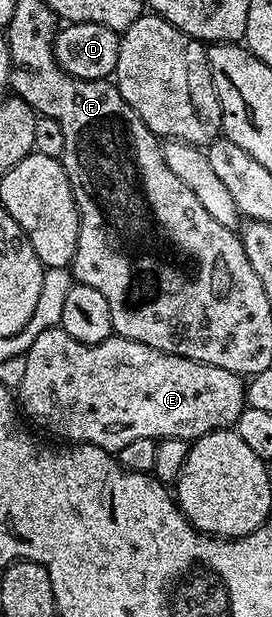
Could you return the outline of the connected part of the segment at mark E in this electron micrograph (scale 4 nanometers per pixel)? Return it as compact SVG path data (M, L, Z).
M61 326L49 328L32 342L24 363L18 392L16 388L21 411L54 436L67 436L67 441L75 444L100 446L111 454L128 446L128 442L136 442L136 438L152 438L156 442L162 438L184 438L193 442L209 432L233 429L247 408L246 386L238 373L161 352L117 334L99 344L85 344L76 342Z

